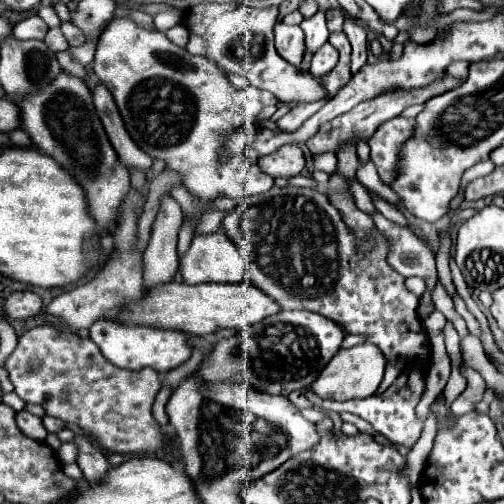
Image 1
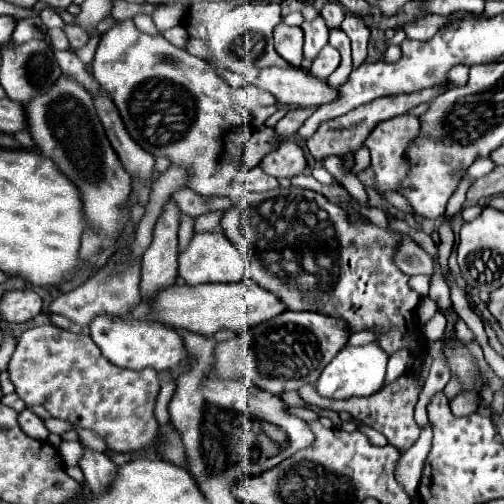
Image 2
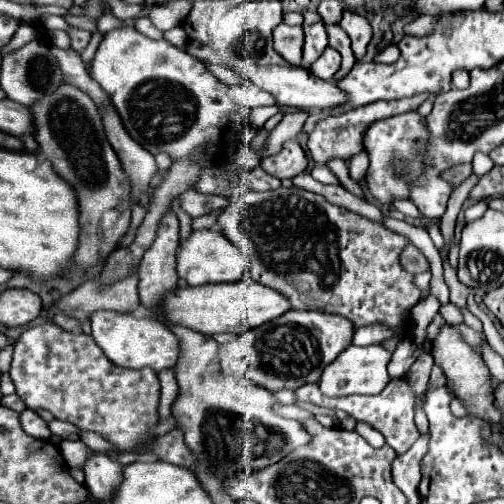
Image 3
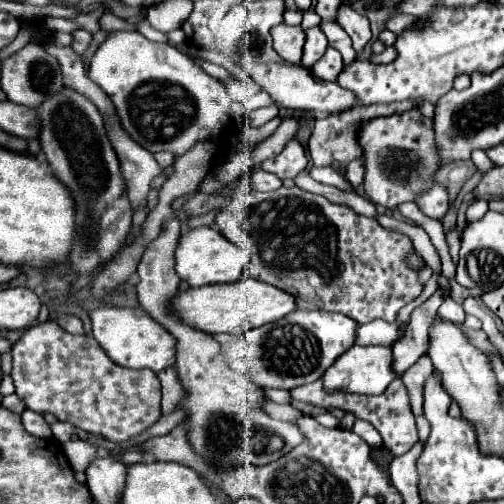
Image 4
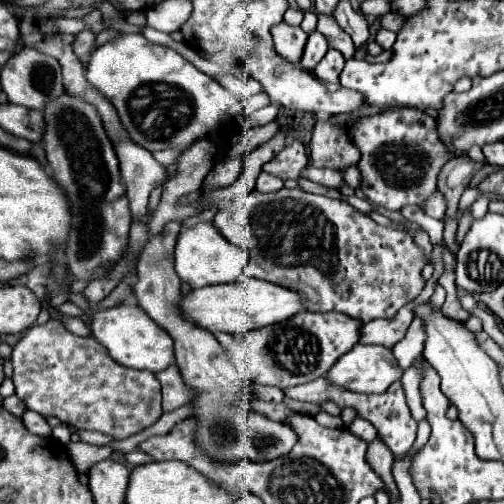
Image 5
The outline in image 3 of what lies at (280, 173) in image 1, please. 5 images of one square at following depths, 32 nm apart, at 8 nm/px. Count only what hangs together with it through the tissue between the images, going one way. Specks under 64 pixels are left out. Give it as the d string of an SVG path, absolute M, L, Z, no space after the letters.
M288 140L288 144L284 144L282 152L278 152L276 156L264 158L264 160L260 162L260 166L262 166L268 174L272 174L272 176L276 176L276 178L280 178L280 180L298 176L300 172L306 170L306 164L308 164L306 154L304 154L302 146L300 146L296 140Z

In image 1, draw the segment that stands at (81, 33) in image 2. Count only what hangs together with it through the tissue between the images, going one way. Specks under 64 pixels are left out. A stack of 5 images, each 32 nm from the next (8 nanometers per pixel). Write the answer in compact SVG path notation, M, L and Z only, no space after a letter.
M64 22L60 28L62 28L62 32L64 32L66 40L70 42L70 46L82 46L82 44L86 42L86 36L84 36L84 34L82 34L82 30L80 30L80 28L76 28L74 24Z

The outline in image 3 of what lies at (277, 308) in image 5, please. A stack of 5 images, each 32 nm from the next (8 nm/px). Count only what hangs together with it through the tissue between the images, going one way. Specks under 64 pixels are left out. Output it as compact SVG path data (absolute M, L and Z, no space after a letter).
M244 276L240 282L232 282L232 284L204 284L204 286L194 286L194 288L190 286L176 288L174 292L166 294L162 308L164 308L166 320L212 336L216 332L244 334L246 330L258 328L270 320L280 318L284 312L292 310L292 304L278 290L268 288Z

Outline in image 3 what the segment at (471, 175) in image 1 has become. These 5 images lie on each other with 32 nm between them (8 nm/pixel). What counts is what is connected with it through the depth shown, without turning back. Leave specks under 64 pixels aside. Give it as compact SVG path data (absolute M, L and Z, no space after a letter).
M476 152L474 160L472 160L472 168L474 168L474 174L476 174L476 176L484 176L486 172L492 170L492 166L494 166L494 162L492 162L486 154Z

